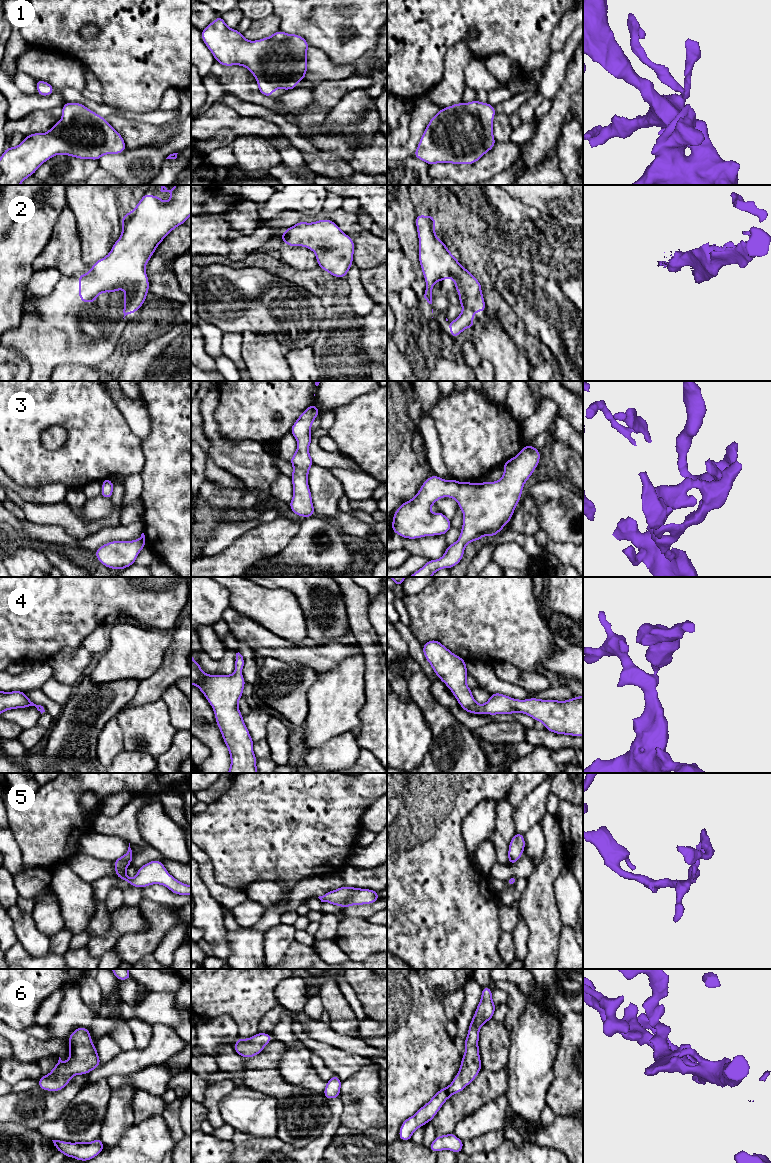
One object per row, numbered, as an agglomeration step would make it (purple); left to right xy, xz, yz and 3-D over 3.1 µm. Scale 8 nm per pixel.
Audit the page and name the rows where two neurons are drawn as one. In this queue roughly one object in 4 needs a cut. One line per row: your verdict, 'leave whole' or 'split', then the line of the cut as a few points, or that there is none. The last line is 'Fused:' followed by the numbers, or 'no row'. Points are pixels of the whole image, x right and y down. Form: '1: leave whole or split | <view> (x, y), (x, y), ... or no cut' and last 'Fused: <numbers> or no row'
1: leave whole | no cut
2: leave whole | no cut
3: leave whole | no cut
4: leave whole | no cut
5: leave whole | no cut
6: leave whole | no cut
Fused: no row

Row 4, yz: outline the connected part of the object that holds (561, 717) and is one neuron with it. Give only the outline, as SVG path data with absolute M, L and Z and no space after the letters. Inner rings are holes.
M429 640L422 646L423 654L433 668L434 673L440 678L440 681L444 682L452 691L459 705L468 713L482 714L484 712L488 715L512 715L514 712L519 712L529 715L535 721L542 722L545 729L550 732L571 736L583 736L583 696L577 696L566 701L552 699L542 700L537 698L518 700L501 693L493 693L490 694L489 700L484 705L480 705L474 699L471 689L466 683L468 675L466 661L452 653L438 640Z

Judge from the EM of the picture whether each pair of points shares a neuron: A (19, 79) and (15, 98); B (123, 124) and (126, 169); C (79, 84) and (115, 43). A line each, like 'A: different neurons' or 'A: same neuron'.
A: different neurons
B: different neurons
C: different neurons

